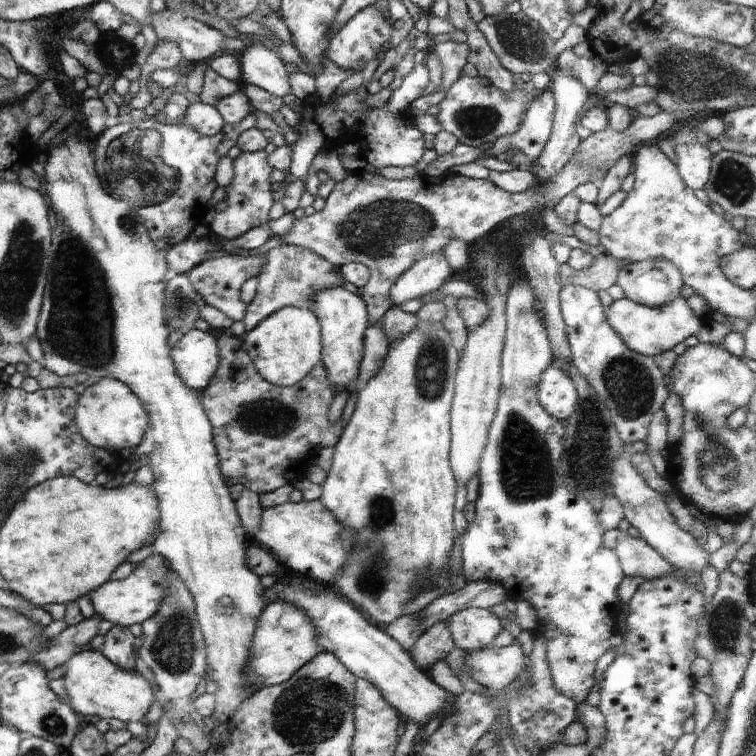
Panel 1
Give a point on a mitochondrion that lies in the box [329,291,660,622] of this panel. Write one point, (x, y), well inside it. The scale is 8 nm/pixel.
(526, 462)

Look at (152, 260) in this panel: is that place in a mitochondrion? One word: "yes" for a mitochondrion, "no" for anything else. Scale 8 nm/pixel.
no

